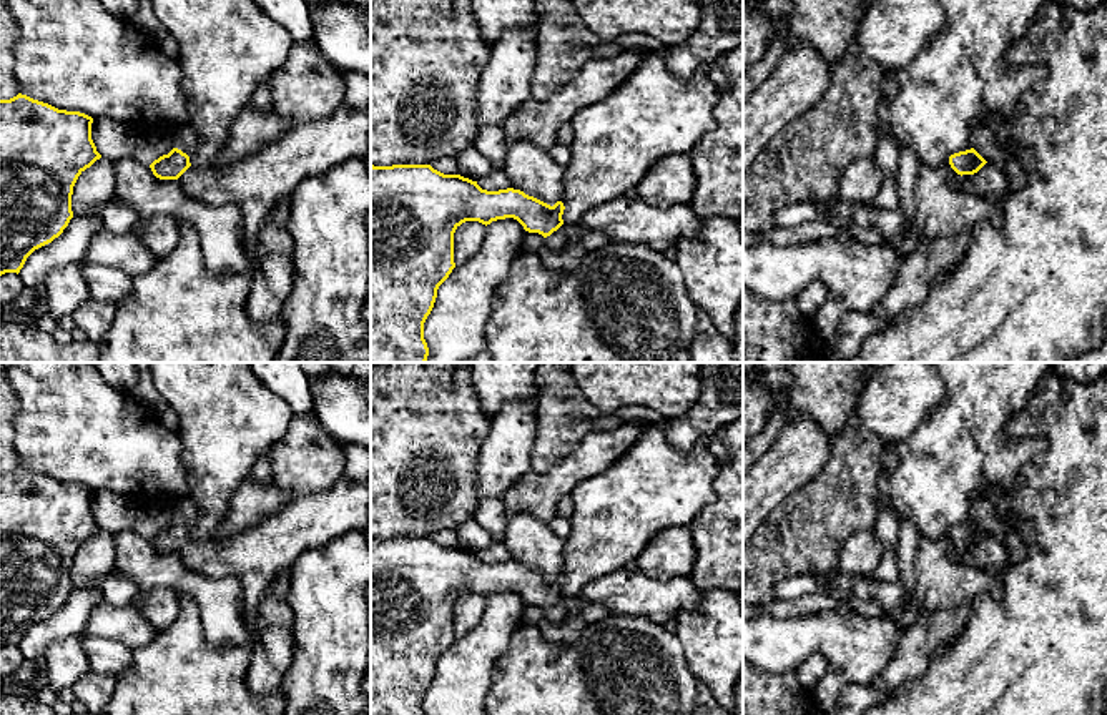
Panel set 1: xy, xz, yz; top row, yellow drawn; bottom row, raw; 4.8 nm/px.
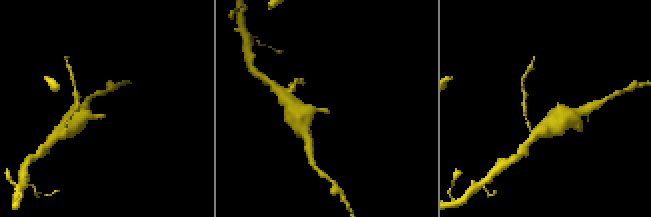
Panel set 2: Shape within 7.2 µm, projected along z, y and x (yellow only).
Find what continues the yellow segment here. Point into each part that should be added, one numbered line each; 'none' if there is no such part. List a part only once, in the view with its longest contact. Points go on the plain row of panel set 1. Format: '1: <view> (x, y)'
1: xz (632, 594)

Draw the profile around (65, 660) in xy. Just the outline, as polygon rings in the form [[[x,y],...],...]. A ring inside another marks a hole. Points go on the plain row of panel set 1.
[[[81,634],[52,642],[45,650],[43,662],[45,667],[40,683],[55,692],[73,687],[86,672],[90,672]]]

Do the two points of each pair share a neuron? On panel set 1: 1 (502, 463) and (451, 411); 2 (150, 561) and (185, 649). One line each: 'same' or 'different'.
1: different
2: different

